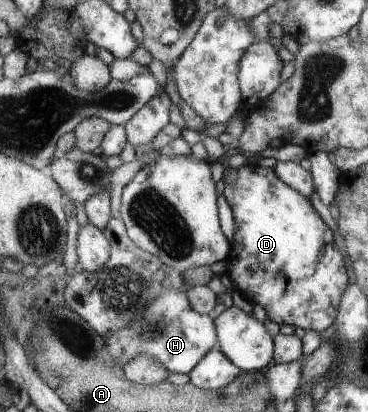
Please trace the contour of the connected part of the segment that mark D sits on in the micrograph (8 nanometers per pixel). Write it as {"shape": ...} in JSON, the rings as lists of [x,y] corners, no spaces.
{"shape":[[[257,163],[238,169],[225,165],[222,176],[222,194],[231,208],[235,226],[224,272],[233,280],[229,288],[239,290],[252,305],[261,305],[266,316],[277,325],[290,325],[293,328],[300,327],[305,332],[320,333],[335,321],[338,305],[348,287],[343,257],[333,247],[329,227],[311,207],[307,196],[288,186],[273,168],[264,168]]]}

